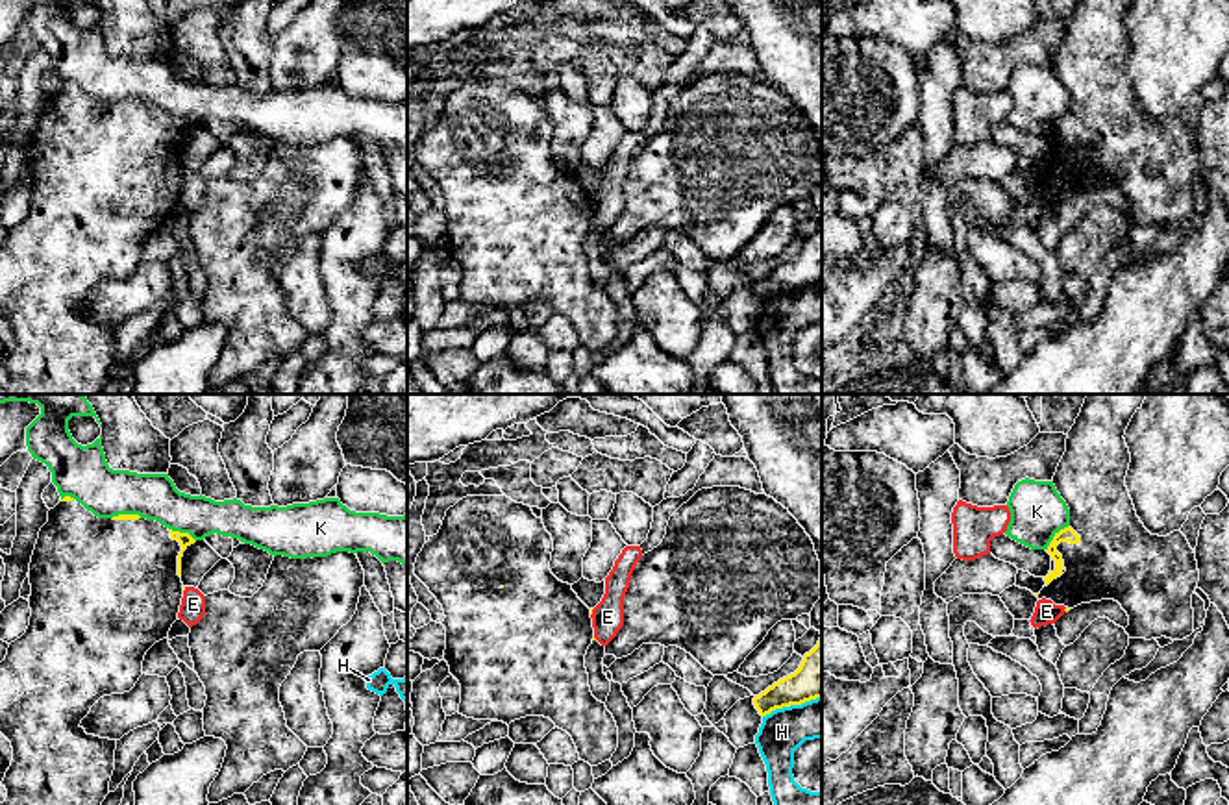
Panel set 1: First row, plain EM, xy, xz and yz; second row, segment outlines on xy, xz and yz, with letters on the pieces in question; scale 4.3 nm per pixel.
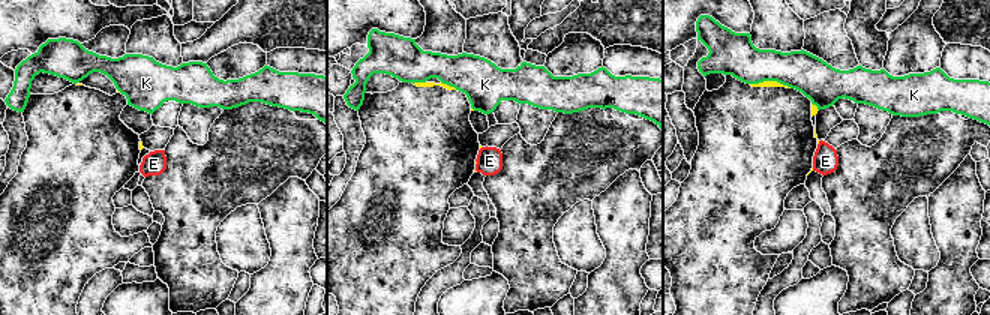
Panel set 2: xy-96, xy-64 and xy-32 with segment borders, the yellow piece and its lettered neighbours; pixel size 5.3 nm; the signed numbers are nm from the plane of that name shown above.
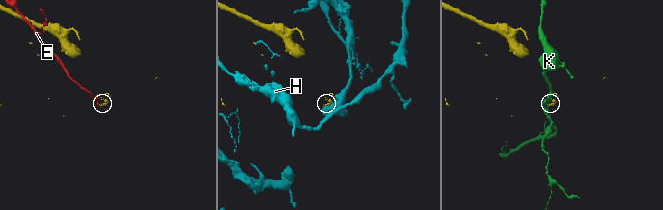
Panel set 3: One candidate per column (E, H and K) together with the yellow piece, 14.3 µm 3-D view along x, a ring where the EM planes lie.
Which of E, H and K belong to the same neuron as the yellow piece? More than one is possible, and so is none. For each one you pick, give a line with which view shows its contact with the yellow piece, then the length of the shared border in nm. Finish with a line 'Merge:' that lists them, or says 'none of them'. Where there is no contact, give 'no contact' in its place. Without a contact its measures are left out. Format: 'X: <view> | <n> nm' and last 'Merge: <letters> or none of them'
Merge: none of them

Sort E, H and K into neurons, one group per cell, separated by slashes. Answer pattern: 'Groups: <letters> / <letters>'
Groups: E / H / K

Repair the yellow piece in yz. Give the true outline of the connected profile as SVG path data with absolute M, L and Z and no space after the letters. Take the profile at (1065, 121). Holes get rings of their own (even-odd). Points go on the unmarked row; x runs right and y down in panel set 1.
M1079 0L1068 17L1066 37L1053 70L1070 94L1070 111L1055 118L1048 139L1055 155L1035 180L1064 191L1066 198L1081 189L1114 185L1129 202L1129 224L1183 226L1194 218L1192 180L1199 167L1196 139L1186 122L1173 117L1151 120L1136 102L1125 72L1131 39L1125 15L1133 0Z

